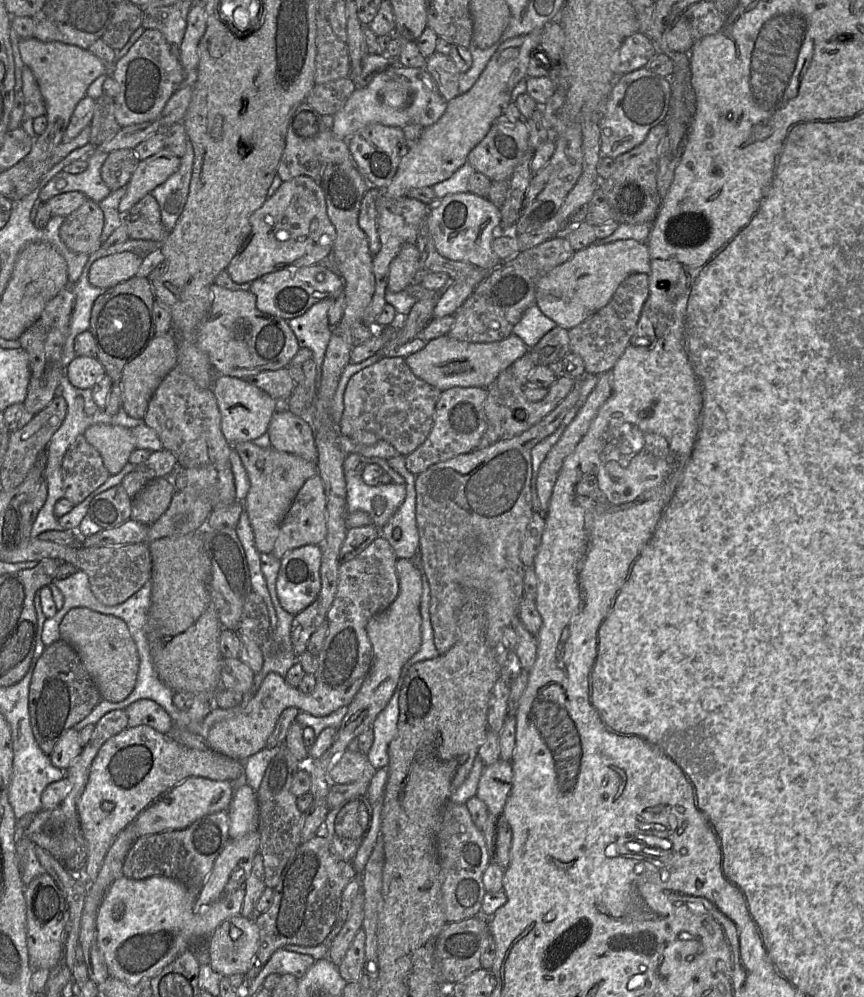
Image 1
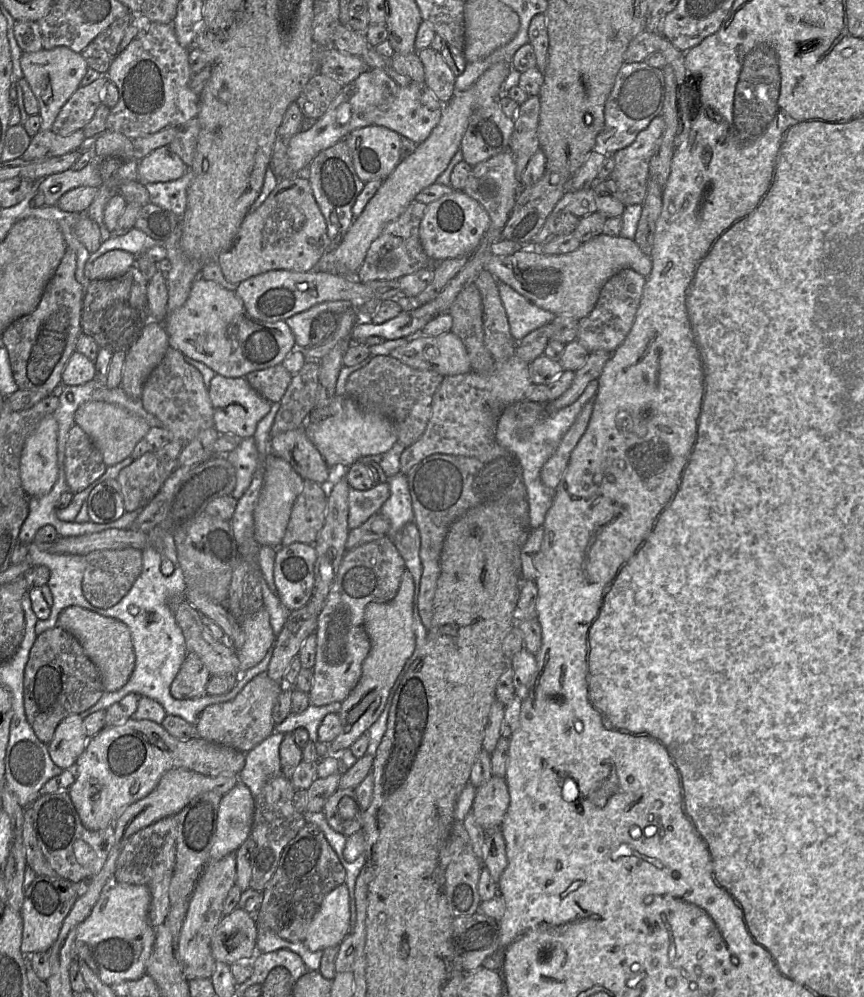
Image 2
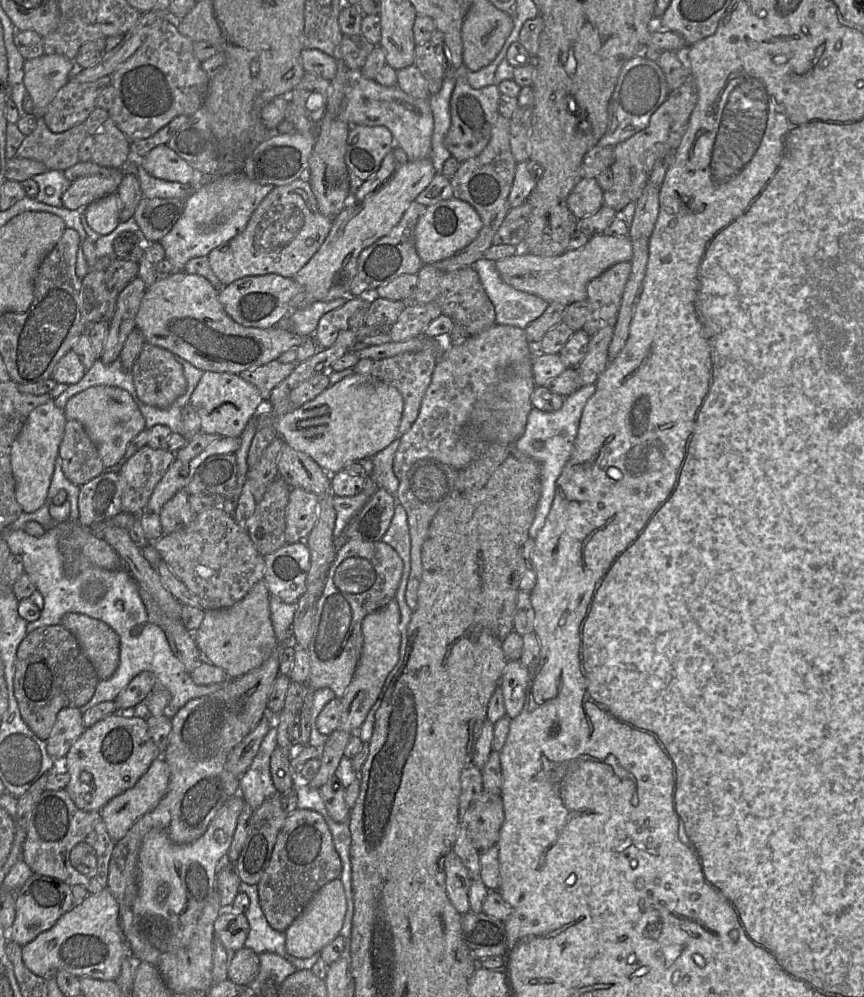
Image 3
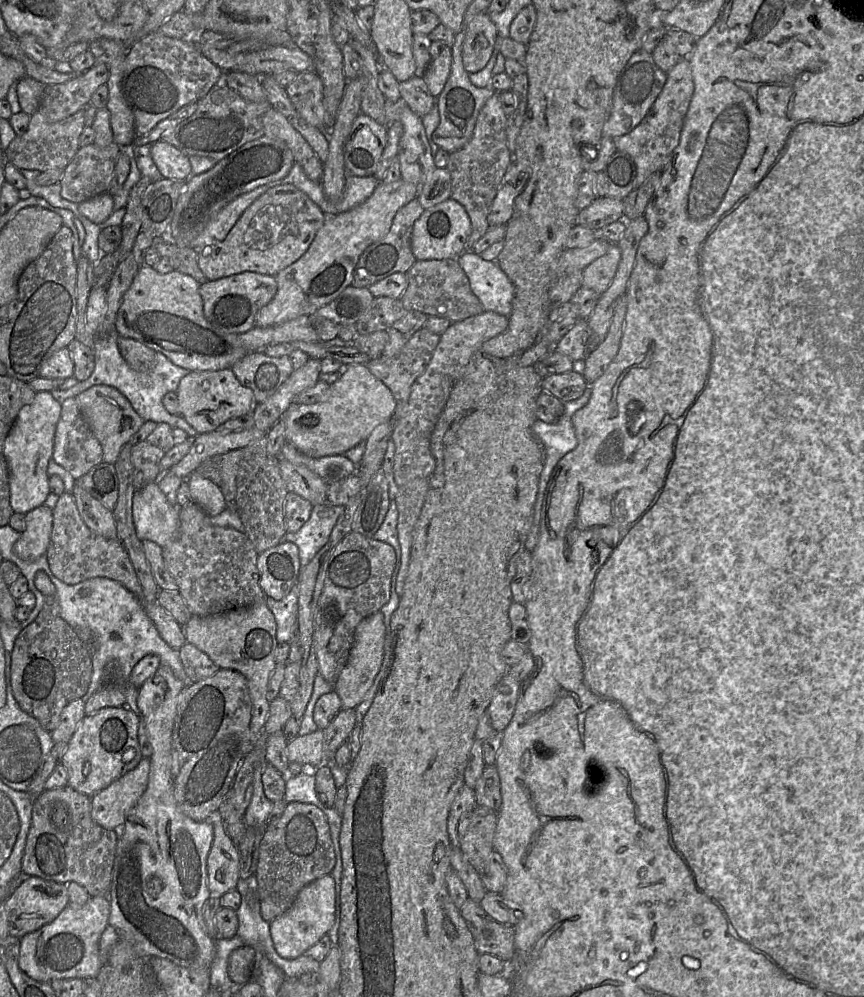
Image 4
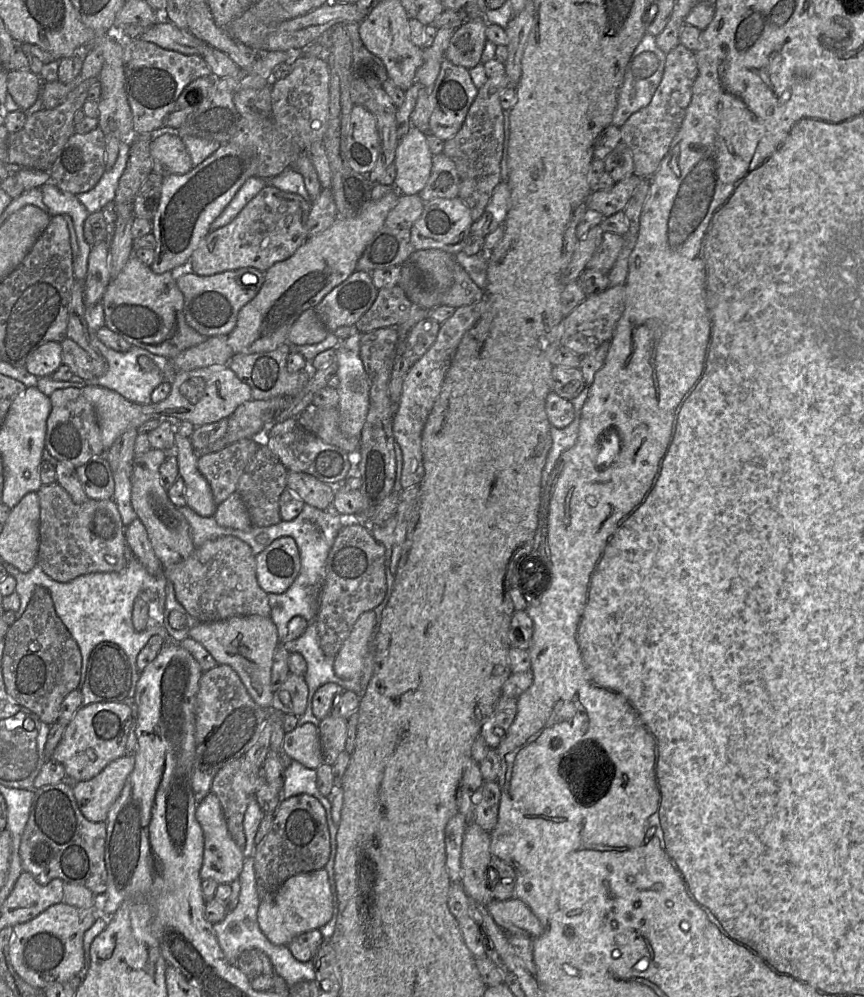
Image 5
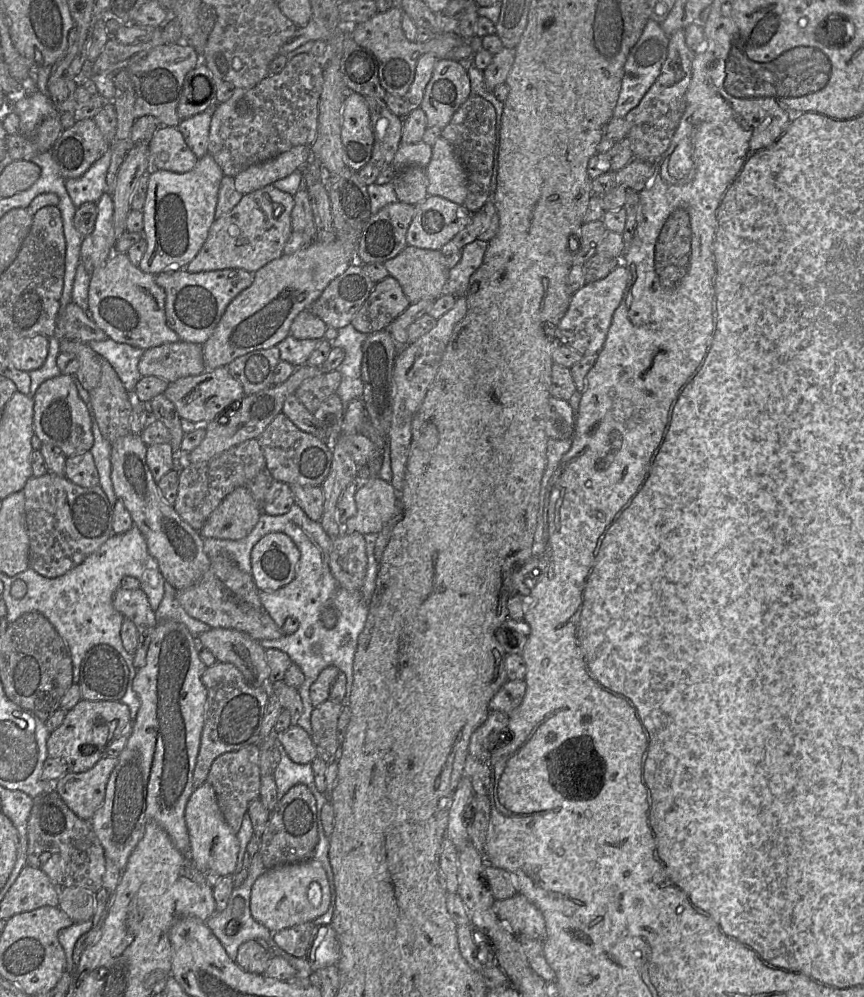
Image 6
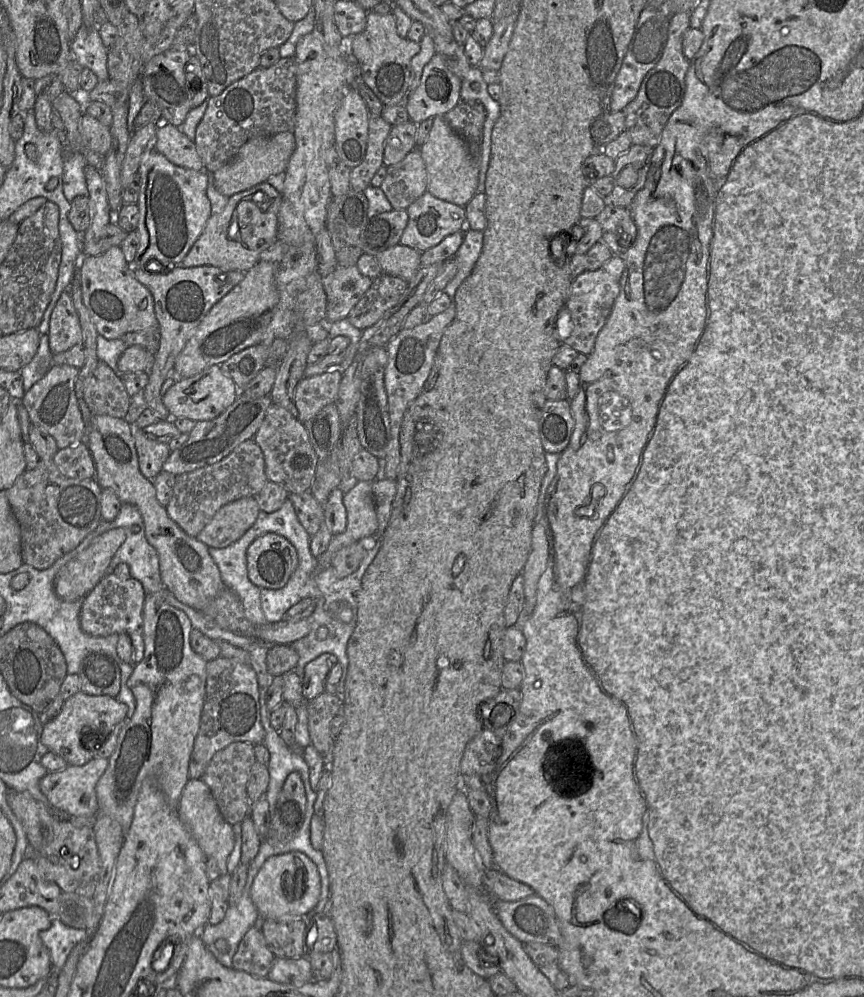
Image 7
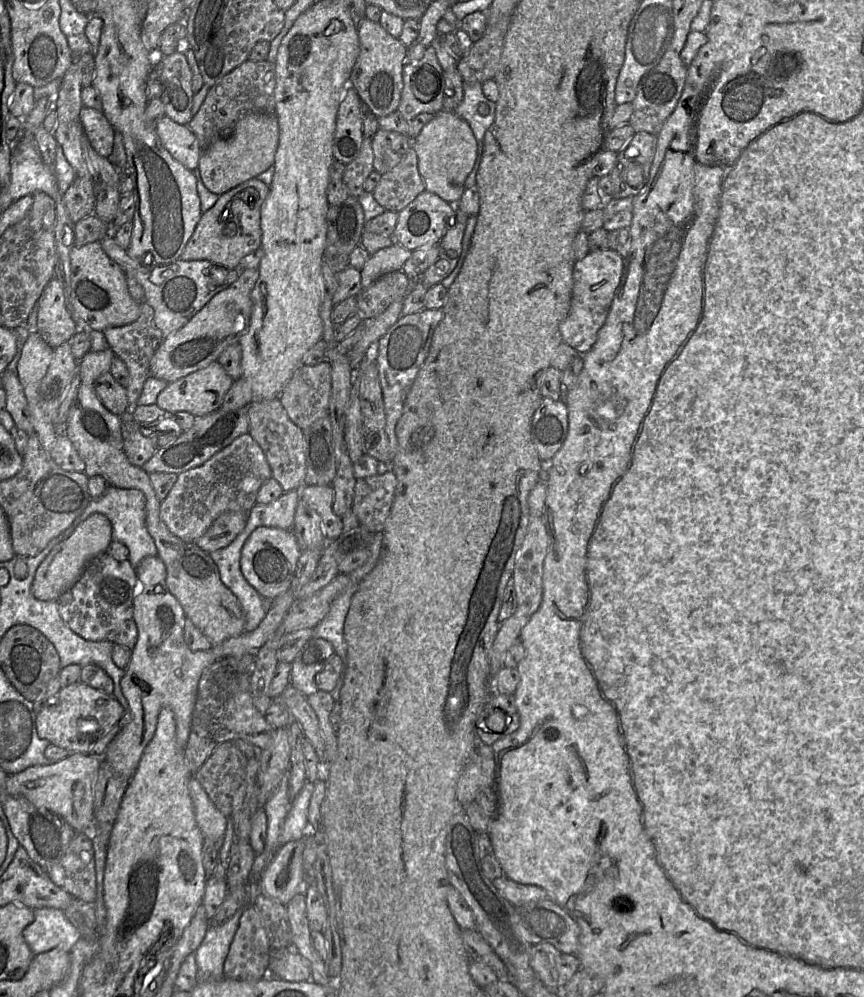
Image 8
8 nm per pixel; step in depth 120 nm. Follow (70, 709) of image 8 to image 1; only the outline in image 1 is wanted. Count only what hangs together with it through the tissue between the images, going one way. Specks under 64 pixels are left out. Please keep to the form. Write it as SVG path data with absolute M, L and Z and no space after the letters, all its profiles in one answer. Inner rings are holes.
M147 725L127 727L112 736L94 758L87 785L77 804L81 831L87 847L82 878L88 885L93 882L118 834L143 810L186 778L233 781L239 778L243 771L244 761L213 750L187 748L167 734Z

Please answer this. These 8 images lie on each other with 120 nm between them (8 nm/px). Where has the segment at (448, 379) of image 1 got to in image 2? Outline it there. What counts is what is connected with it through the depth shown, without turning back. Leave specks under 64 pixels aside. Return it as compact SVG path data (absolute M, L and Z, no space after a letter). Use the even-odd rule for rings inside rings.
M451 331L439 336L415 336L389 355L412 368L435 371L443 377L472 371L463 342Z

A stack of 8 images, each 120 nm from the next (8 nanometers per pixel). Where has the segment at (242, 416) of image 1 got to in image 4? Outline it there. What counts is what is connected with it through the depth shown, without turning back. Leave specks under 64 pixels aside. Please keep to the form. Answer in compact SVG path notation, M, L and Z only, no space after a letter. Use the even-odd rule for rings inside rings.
M231 368L222 370L190 371L184 376L176 390L180 416L198 434L213 432L226 421L246 415L257 404L252 389L243 386Z

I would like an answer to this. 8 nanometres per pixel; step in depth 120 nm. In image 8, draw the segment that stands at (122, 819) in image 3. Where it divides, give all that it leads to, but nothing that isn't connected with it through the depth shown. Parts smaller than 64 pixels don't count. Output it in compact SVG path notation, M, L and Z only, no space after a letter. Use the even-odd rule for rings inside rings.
M70 753L60 761L8 775L6 790L12 796L24 797L36 807L59 815L75 832L90 832L94 823L94 786L102 759L91 754Z

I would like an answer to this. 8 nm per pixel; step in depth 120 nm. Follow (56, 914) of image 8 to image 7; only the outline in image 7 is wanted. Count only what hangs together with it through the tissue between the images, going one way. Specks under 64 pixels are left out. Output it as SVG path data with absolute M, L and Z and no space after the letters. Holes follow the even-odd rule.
M53 916L51 926L39 934L43 944L48 948L52 962L52 973L58 975L65 965L69 953L75 945L89 941L86 929L76 929L65 925Z

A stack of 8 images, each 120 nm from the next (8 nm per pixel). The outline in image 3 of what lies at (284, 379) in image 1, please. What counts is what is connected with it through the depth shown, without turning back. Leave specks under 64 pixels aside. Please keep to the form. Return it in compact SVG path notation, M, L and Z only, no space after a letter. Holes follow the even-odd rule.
M275 359L255 368L244 370L238 375L255 386L264 401L269 401L272 390L294 370L296 364L281 363Z

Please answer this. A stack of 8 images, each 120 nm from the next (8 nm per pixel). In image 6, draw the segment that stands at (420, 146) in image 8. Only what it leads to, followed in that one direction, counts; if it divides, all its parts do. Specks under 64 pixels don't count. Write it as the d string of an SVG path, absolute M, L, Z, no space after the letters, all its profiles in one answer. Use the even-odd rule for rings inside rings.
M440 136L432 146L432 157L427 166L428 187L430 196L441 196L457 204L464 204L468 194L468 178L453 146Z

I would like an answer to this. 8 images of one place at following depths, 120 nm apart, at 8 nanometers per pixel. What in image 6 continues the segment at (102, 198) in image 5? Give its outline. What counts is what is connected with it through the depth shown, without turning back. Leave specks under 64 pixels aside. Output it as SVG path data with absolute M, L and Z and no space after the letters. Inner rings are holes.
M109 148L81 177L65 180L67 192L76 208L86 202L97 203L108 192L106 176L110 162Z

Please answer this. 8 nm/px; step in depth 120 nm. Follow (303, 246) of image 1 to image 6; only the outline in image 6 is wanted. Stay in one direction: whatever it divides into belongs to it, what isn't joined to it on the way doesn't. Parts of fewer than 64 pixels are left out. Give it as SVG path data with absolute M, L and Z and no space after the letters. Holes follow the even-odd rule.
M272 184L243 195L229 213L215 219L198 254L181 269L191 273L222 269L244 269L255 273L284 255L284 246L293 232L291 212L294 206L294 196Z

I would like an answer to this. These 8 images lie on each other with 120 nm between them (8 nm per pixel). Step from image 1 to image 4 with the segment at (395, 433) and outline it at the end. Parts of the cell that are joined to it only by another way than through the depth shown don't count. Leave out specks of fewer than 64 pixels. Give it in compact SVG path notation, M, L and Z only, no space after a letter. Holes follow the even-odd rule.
M422 327L412 335L397 355L393 357L380 356L365 364L370 372L391 390L396 400L393 420L398 420L402 416L402 411L409 400L412 384L424 373L440 341L440 336L429 331L426 327Z

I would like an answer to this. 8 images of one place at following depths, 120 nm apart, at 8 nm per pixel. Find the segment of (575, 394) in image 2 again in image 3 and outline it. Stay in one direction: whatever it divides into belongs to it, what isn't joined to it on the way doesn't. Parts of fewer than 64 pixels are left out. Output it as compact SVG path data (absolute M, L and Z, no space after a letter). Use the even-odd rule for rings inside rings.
M606 326L590 337L588 350L577 366L582 380L582 387L596 383L598 377L609 364L609 345L613 337L614 327Z

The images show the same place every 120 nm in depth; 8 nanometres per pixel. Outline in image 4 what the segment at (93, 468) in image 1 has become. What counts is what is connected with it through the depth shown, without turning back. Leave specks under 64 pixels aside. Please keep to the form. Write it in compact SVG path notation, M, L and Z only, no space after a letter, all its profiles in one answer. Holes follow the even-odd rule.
M75 398L61 404L52 458L78 480L103 461L102 447L80 413Z

